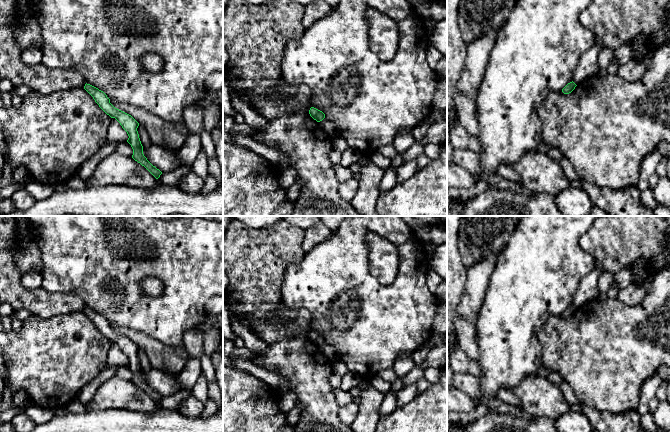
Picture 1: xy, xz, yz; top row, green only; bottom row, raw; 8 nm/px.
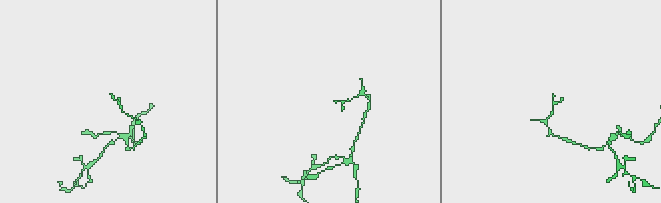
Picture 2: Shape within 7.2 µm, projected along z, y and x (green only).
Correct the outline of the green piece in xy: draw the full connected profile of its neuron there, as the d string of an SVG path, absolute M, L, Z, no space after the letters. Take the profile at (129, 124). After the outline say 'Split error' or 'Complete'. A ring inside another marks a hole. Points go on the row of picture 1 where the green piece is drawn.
M87 83L85 84L84 89L93 97L99 107L111 118L115 118L127 132L129 136L127 142L133 149L132 158L144 166L156 179L158 179L162 172L153 166L143 154L143 146L137 131L139 123L131 115L115 108L103 91Z. Complete

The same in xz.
M314 107L310 108L309 114L317 122L322 121L325 118L325 114L322 111L320 111Z. Complete

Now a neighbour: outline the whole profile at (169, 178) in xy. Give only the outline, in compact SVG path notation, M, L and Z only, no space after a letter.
M181 166L170 172L162 173L157 181L164 185L177 185L179 180L191 171L191 166Z

